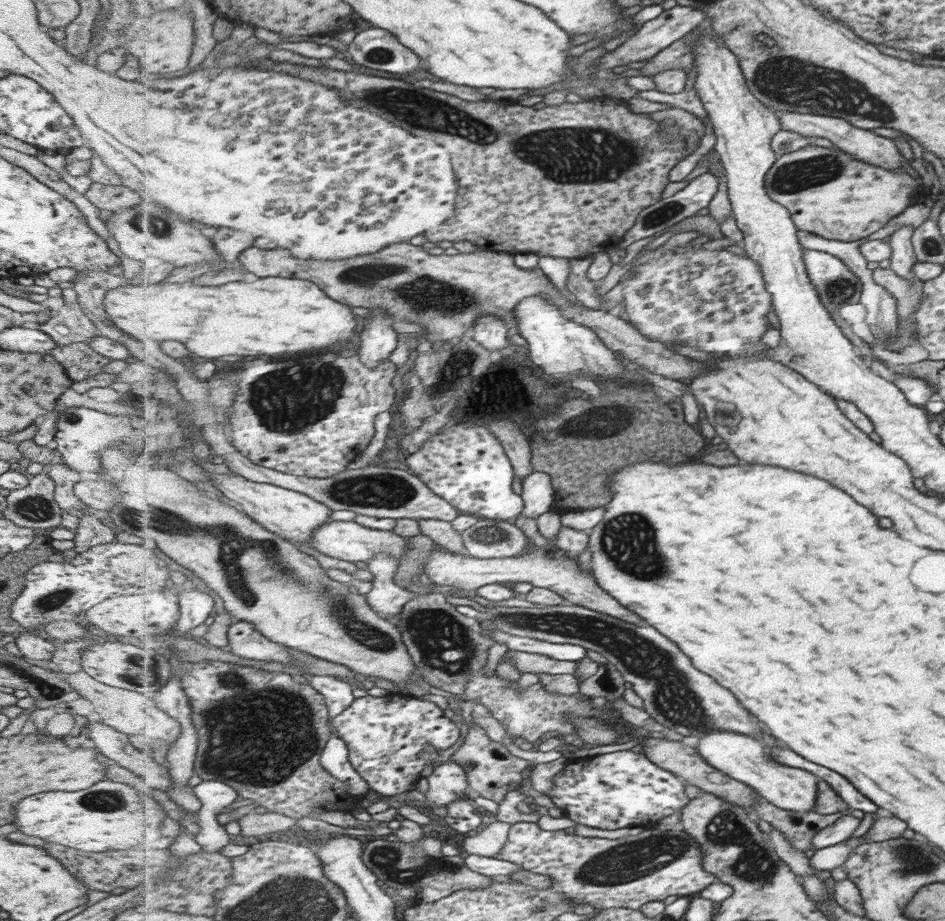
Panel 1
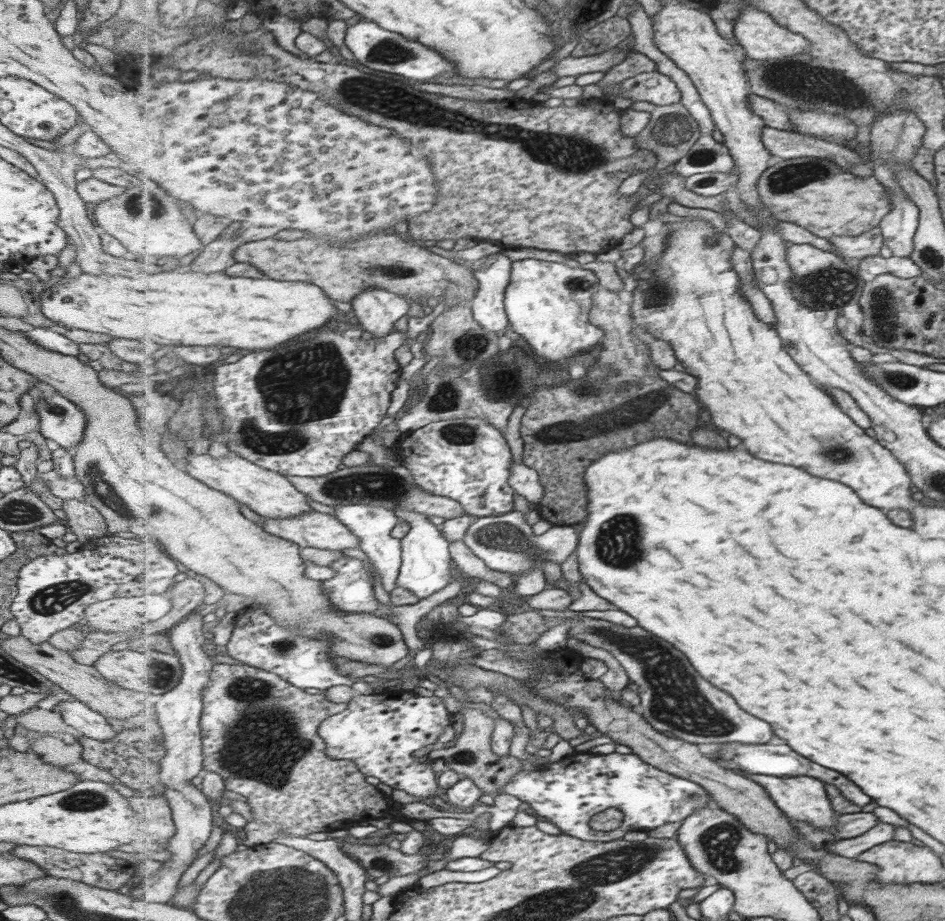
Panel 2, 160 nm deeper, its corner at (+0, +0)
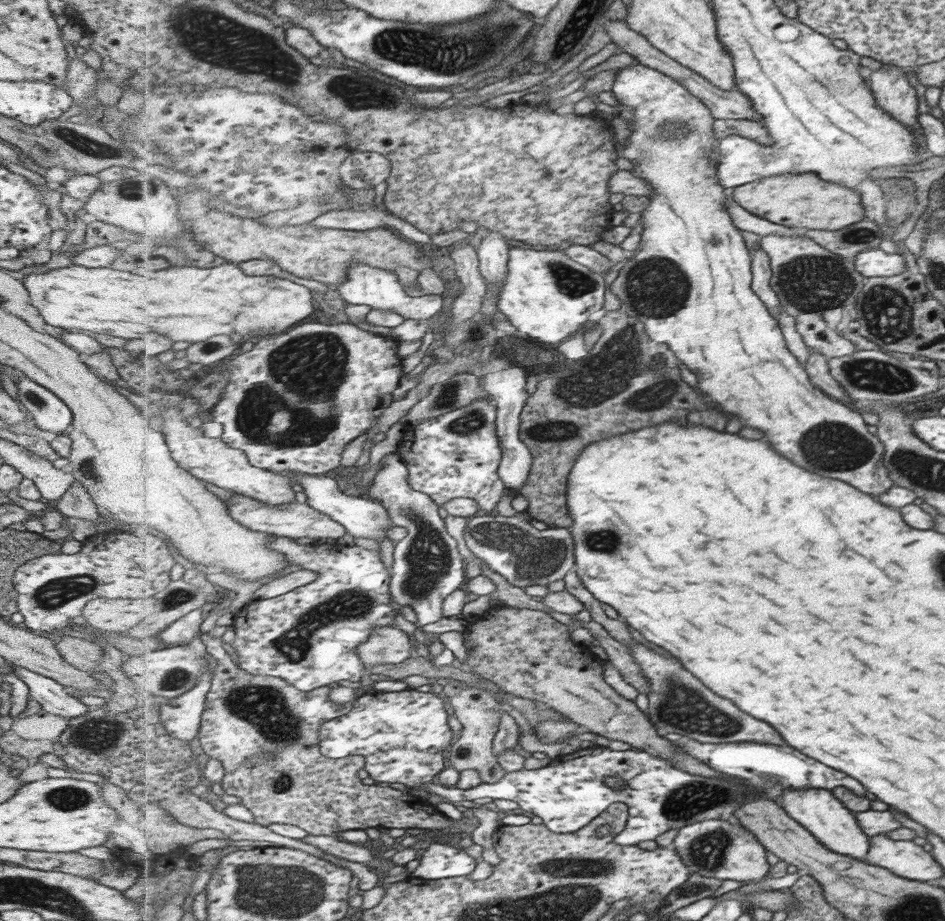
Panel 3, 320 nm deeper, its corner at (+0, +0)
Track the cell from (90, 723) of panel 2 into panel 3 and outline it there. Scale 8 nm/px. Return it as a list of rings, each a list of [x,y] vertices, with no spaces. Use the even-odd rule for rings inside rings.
[[[11,665],[12,673],[27,685],[29,698],[40,704],[41,712],[73,718],[81,716],[88,709],[77,697],[69,696],[63,686],[54,680],[26,668]]]

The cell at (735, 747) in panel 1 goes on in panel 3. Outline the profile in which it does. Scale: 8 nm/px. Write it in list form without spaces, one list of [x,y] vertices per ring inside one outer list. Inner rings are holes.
[[[821,788],[789,789],[783,792],[782,806],[805,830],[810,831],[820,843],[835,854],[843,854],[858,861],[867,860],[870,850],[869,836],[858,825],[854,813],[847,810],[829,791]]]

